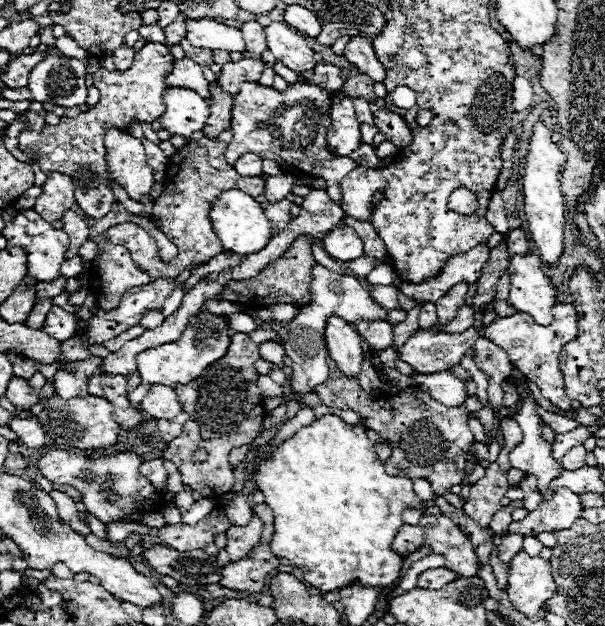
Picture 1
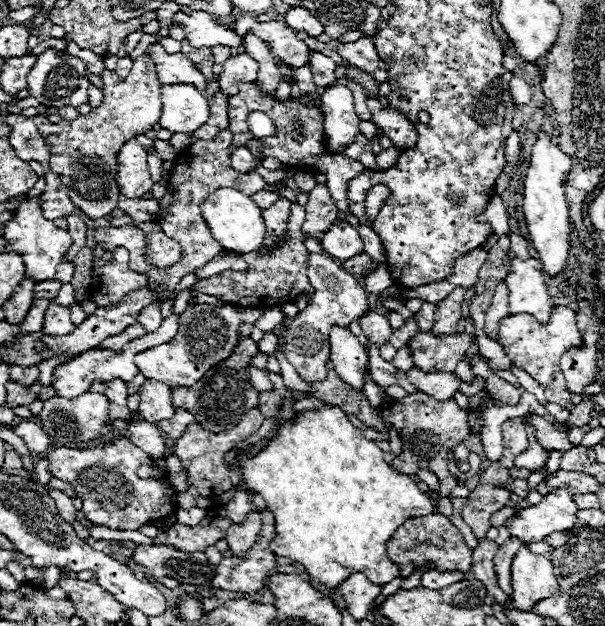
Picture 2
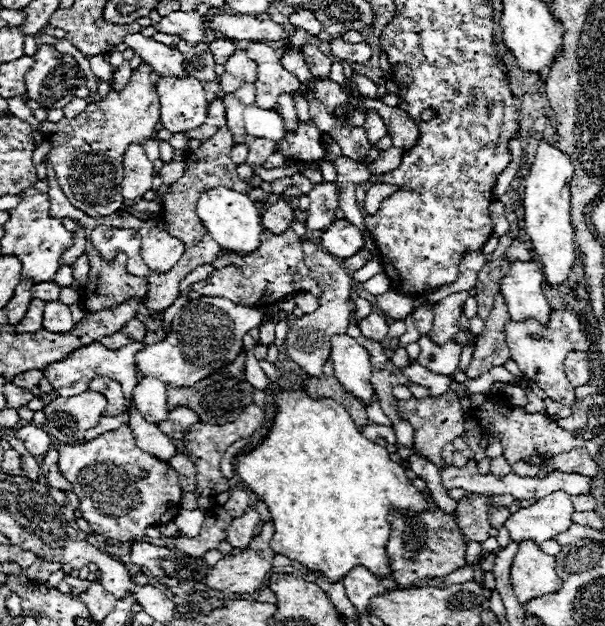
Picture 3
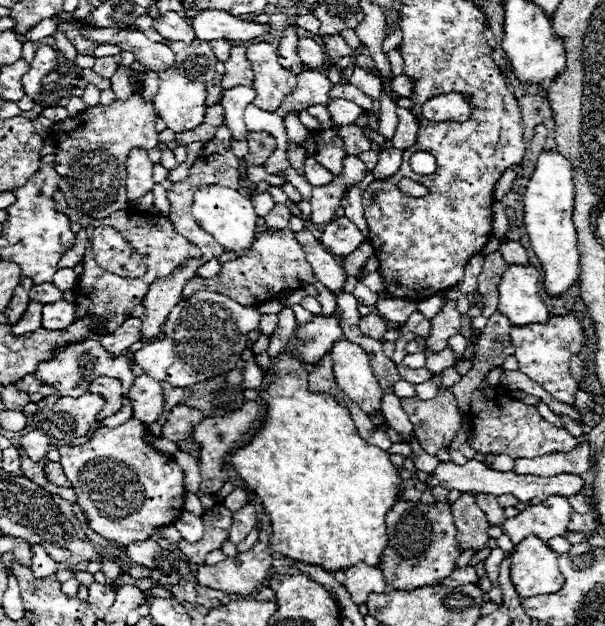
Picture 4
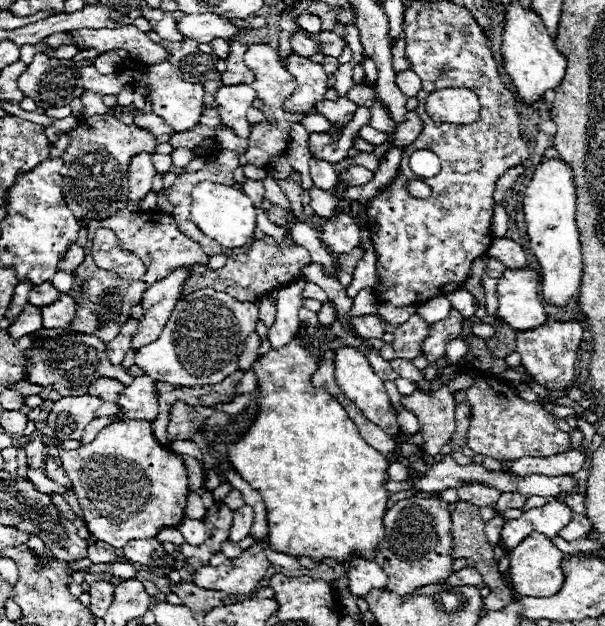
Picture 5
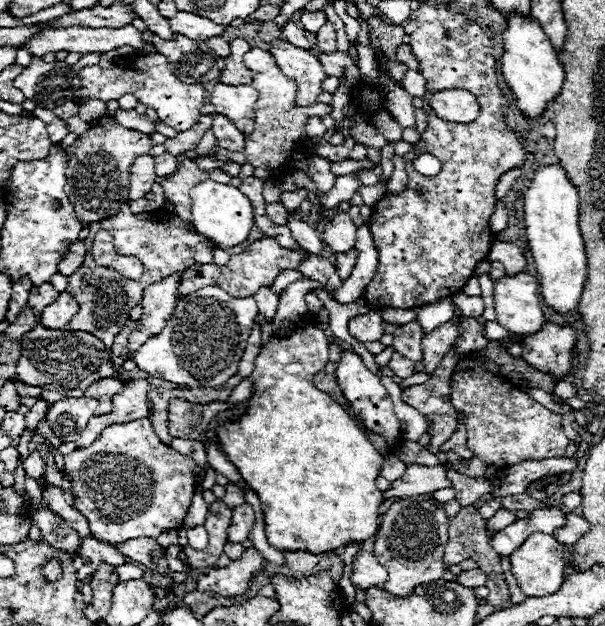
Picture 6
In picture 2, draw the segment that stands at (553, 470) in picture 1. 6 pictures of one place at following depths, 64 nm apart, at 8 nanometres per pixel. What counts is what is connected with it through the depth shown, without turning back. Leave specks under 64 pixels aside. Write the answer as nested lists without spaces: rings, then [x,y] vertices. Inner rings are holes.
[[[530,426],[526,428],[526,432],[528,432],[530,448],[528,448],[524,454],[516,456],[514,466],[518,466],[518,468],[528,468],[528,470],[538,470],[540,466],[544,466],[544,462],[546,462],[546,458],[548,458],[548,452],[536,442],[536,438],[534,438],[534,430],[532,430]]]

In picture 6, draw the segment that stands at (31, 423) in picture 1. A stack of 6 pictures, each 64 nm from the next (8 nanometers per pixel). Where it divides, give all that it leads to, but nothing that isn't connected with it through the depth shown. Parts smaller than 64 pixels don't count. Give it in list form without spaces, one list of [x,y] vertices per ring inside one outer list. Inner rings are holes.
[[[30,452],[30,456],[24,460],[24,470],[28,476],[32,476],[34,480],[44,478],[44,460],[40,456],[40,452]]]

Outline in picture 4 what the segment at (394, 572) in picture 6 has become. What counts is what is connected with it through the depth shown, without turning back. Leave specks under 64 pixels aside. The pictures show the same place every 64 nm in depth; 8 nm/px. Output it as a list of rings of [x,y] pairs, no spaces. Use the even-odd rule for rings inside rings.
[[[410,500],[396,502],[386,514],[386,526],[388,544],[382,552],[380,568],[392,588],[412,592],[422,586],[438,584],[442,578],[454,572],[460,548],[456,542],[456,526],[448,504],[424,504]]]

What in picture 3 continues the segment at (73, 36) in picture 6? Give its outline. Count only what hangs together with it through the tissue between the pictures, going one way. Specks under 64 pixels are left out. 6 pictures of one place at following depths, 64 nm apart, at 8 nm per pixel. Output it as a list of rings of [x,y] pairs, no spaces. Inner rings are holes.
[[[128,34],[122,42],[132,48],[142,58],[142,62],[150,64],[152,70],[156,70],[160,76],[186,76],[184,58],[178,50],[172,50],[170,46],[142,34]]]

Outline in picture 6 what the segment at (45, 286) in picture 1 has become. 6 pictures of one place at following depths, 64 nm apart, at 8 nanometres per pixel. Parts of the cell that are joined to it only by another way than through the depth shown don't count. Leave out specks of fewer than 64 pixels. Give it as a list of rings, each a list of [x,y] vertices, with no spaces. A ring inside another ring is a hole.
[[[52,284],[34,286],[34,288],[30,290],[30,298],[28,298],[28,304],[26,304],[26,306],[28,306],[30,310],[34,310],[34,314],[40,318],[42,312],[44,312],[44,308],[46,308],[50,302],[54,302],[56,296],[58,296],[58,292],[54,290]]]

